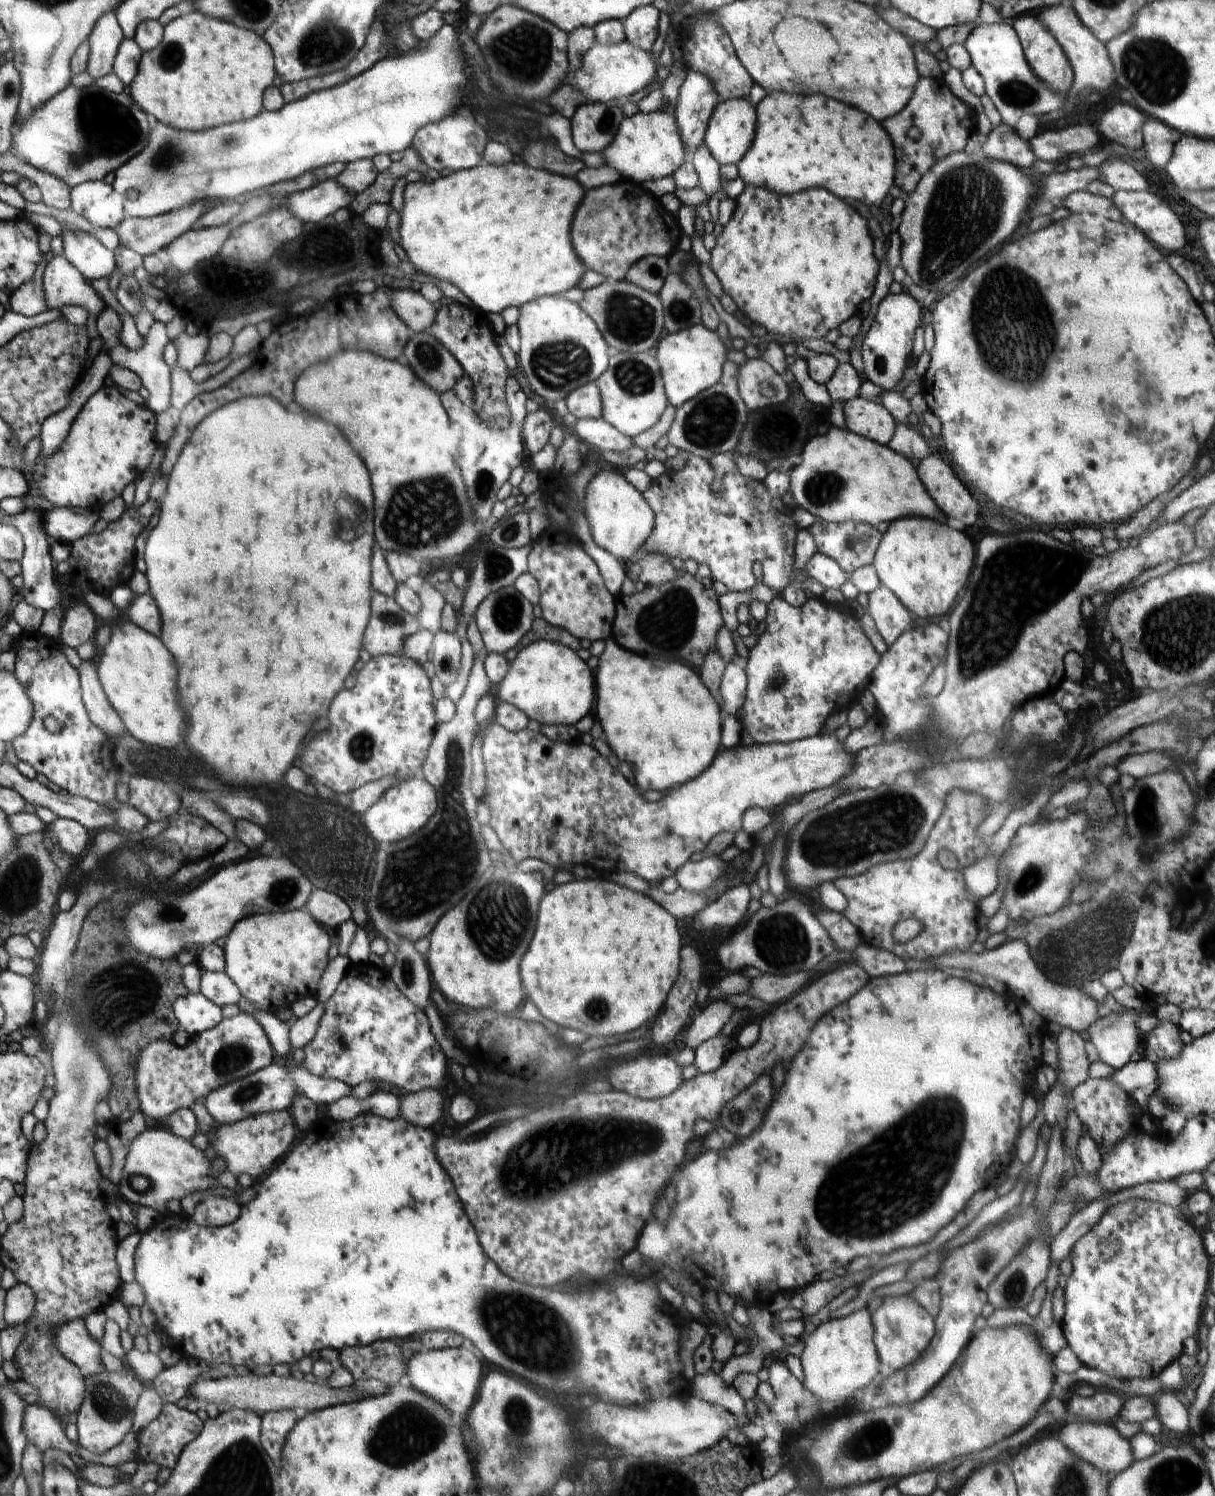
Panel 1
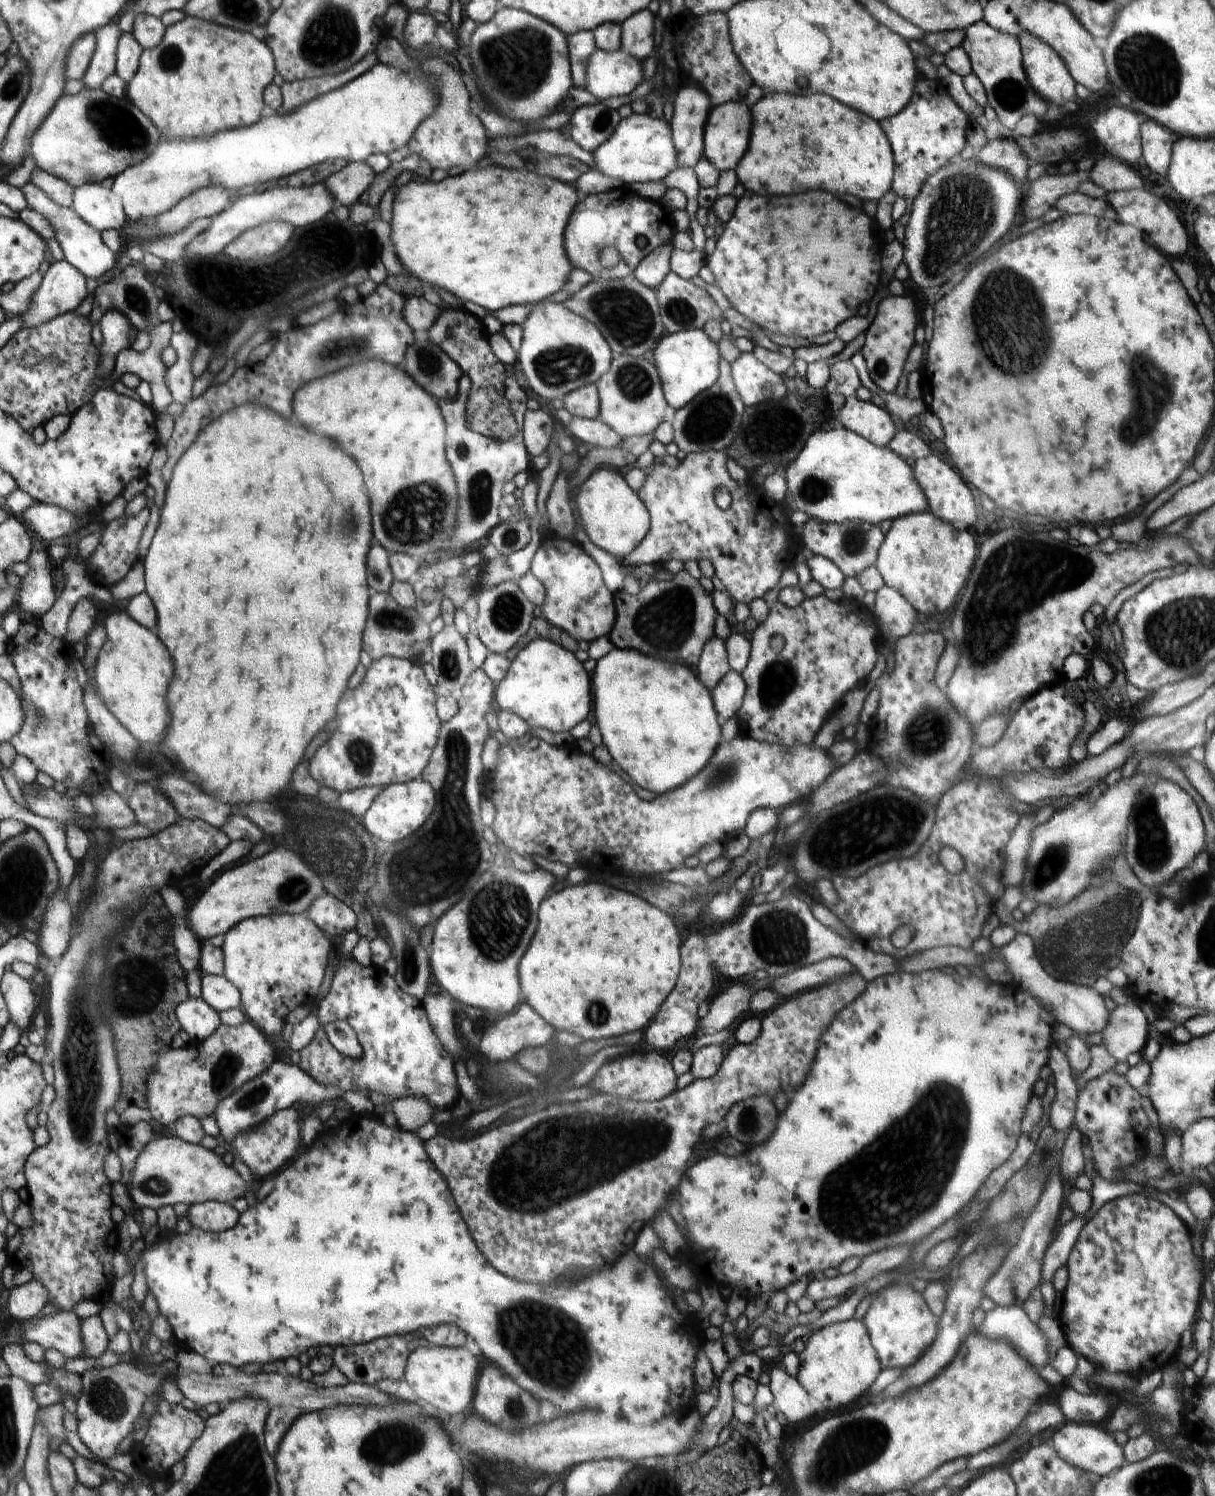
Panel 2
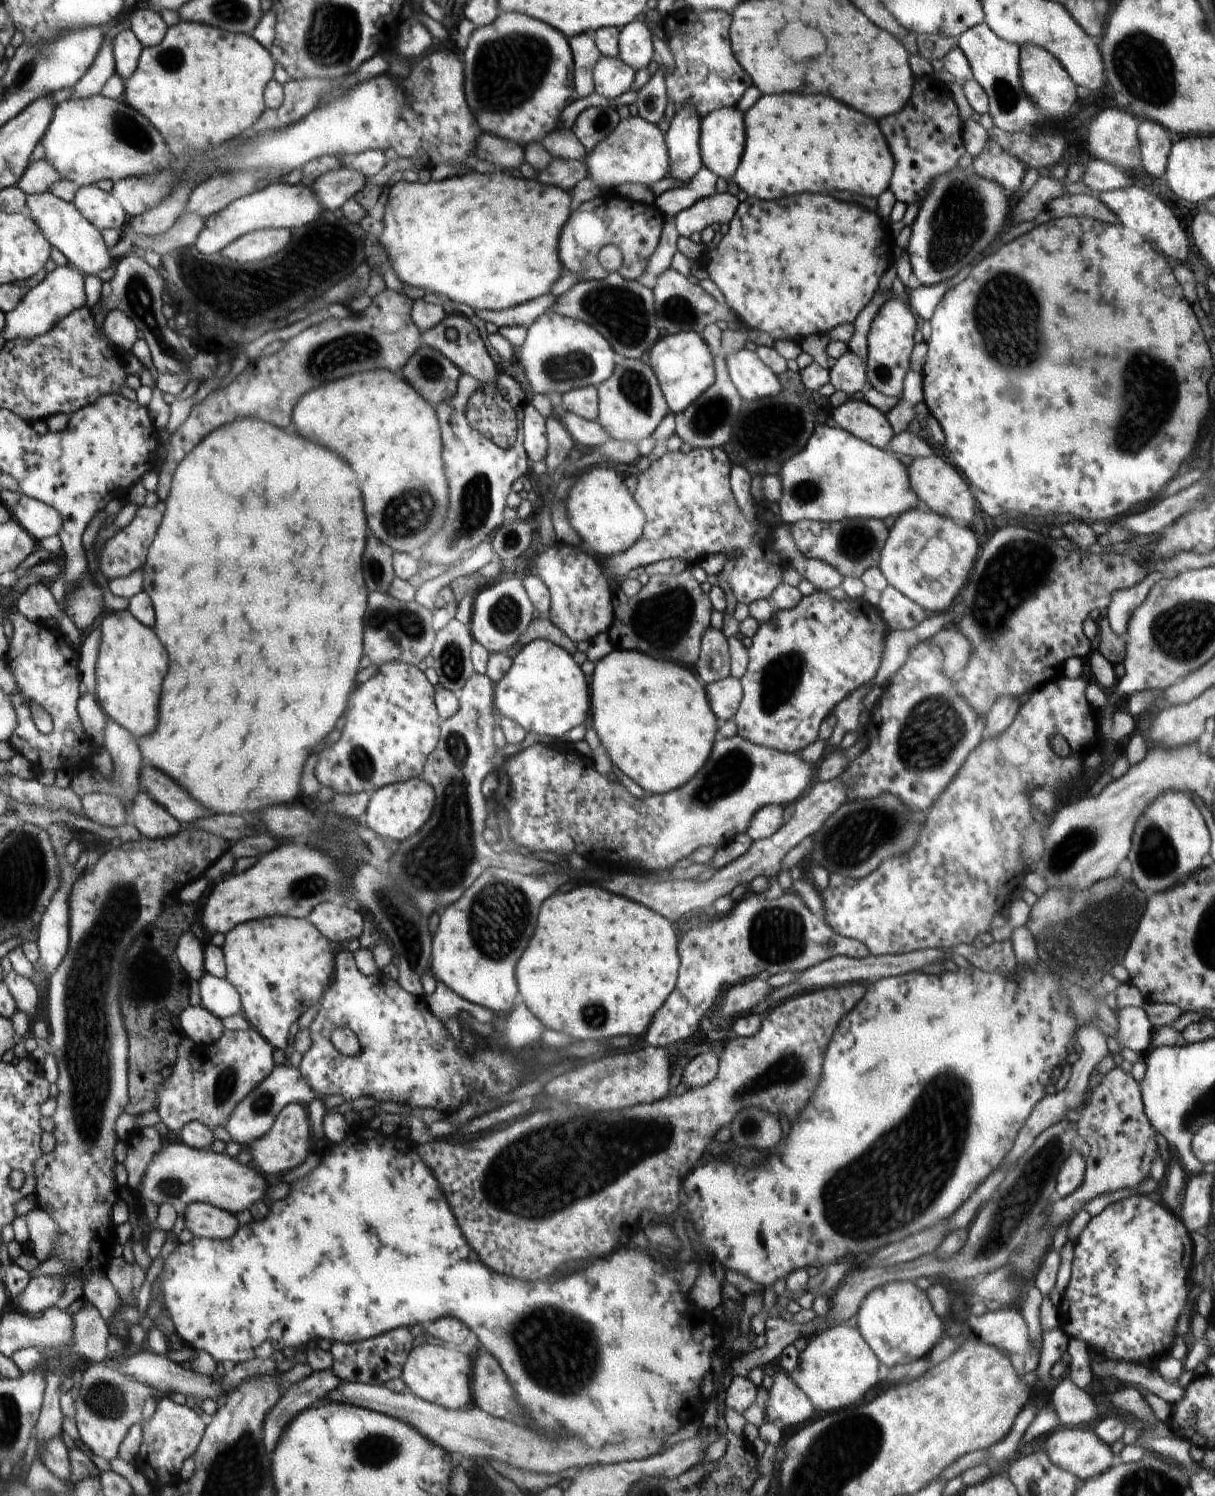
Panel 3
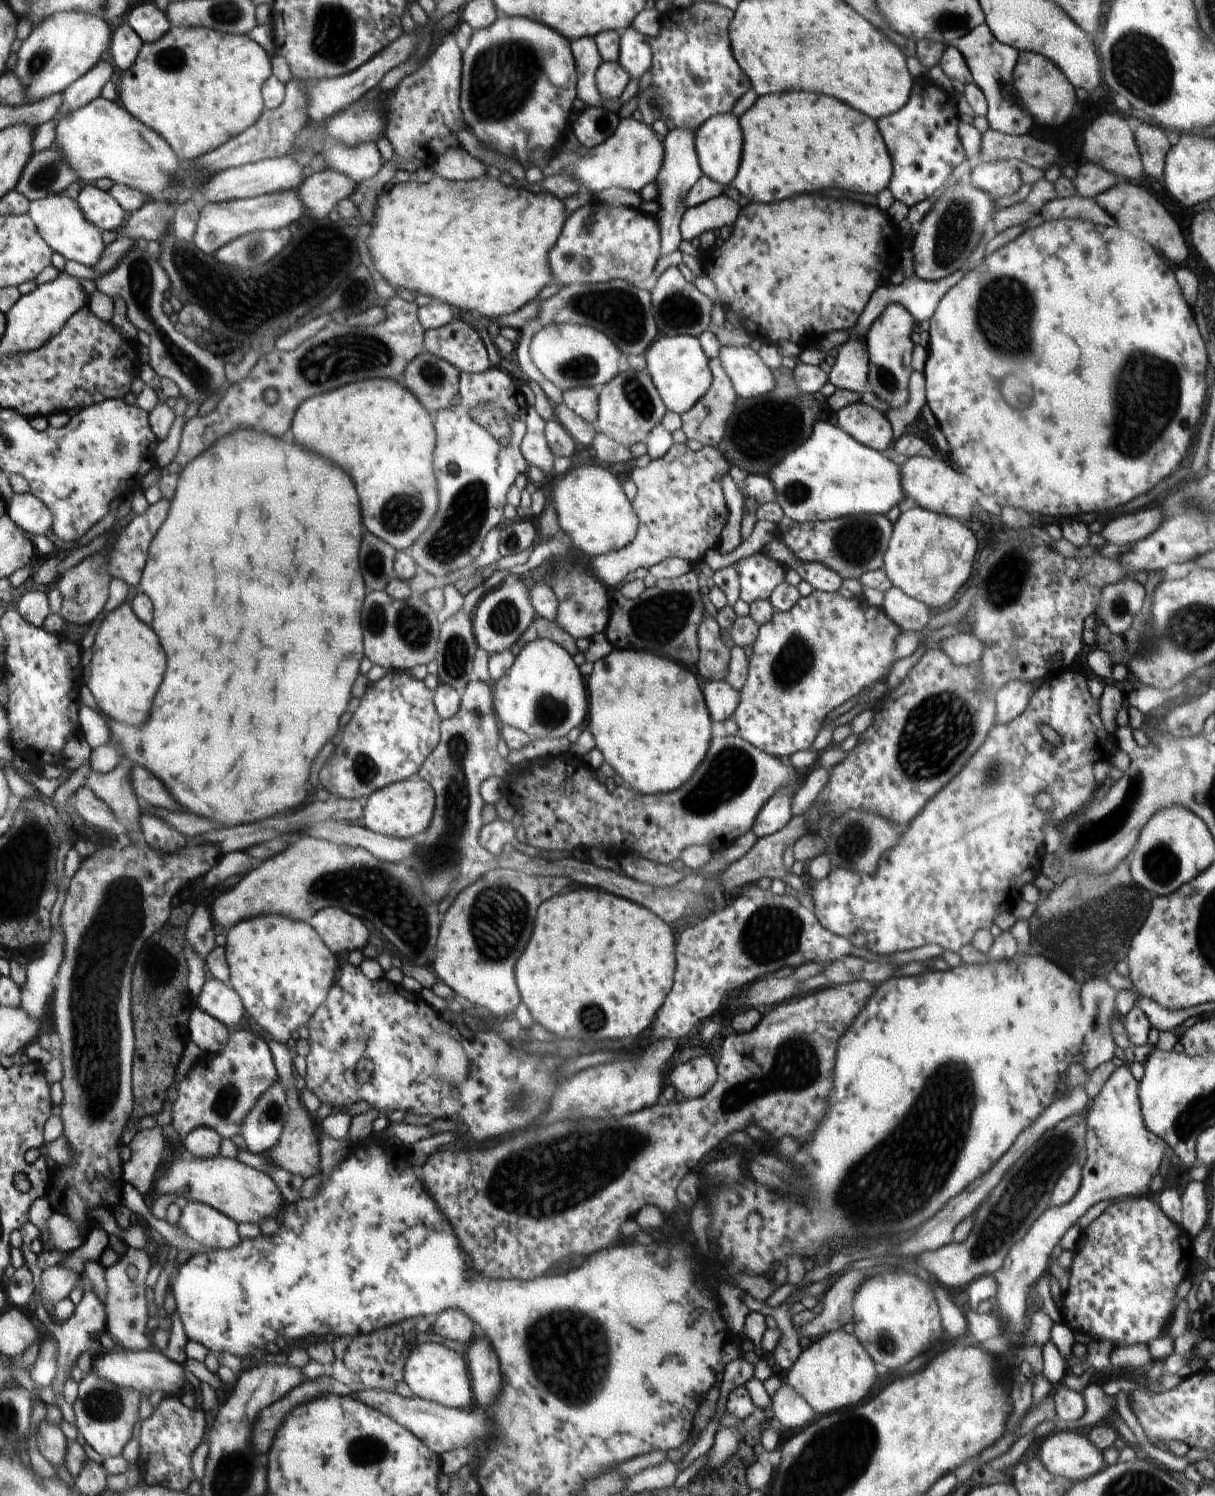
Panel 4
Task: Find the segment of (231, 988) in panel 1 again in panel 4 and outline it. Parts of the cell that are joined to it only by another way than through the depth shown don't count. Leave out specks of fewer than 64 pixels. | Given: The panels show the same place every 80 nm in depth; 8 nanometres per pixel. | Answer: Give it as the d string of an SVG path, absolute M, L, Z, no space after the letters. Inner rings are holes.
M212 978L205 981L203 998L201 1003L202 1009L212 1018L219 1019L226 1026L232 1026L234 1031L242 1029L242 1018L244 1018L243 1002L238 994L226 984Z

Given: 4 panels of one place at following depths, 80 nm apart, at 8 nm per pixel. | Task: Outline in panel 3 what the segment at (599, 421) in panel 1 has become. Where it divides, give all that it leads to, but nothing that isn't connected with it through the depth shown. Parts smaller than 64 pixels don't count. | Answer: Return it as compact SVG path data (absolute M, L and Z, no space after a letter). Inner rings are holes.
M567 412L560 419L571 437L584 446L596 448L607 443L611 438L598 421L589 421L573 412Z

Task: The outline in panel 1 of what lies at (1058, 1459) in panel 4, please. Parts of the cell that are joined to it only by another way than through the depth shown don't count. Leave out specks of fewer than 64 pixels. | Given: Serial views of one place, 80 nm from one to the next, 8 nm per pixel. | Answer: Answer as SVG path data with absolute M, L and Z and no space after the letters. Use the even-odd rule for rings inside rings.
M1072 1419L1060 1432L1060 1442L1068 1448L1072 1454L1078 1455L1084 1462L1090 1463L1108 1479L1112 1480L1118 1473L1127 1470L1134 1462L1132 1447L1129 1440L1125 1439L1119 1430L1112 1424L1095 1423Z

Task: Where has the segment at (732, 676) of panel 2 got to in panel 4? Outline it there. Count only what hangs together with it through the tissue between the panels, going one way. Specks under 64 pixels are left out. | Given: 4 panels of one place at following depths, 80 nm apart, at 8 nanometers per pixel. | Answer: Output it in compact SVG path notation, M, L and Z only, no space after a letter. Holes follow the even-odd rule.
M706 680L704 694L707 697L708 710L712 710L712 718L716 718L716 723L733 718L740 695L726 681Z

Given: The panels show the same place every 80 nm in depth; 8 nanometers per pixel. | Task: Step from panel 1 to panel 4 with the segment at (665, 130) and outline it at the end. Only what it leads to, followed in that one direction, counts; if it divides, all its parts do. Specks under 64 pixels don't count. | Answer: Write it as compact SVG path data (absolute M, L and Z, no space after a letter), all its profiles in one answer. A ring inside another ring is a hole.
M621 117L619 128L612 137L594 148L576 145L572 150L554 153L548 166L542 172L544 176L555 175L562 171L571 174L580 184L580 188L596 194L616 188L638 193L647 184L658 178L666 156L666 145L658 139L653 127L644 121L635 121L633 117Z

